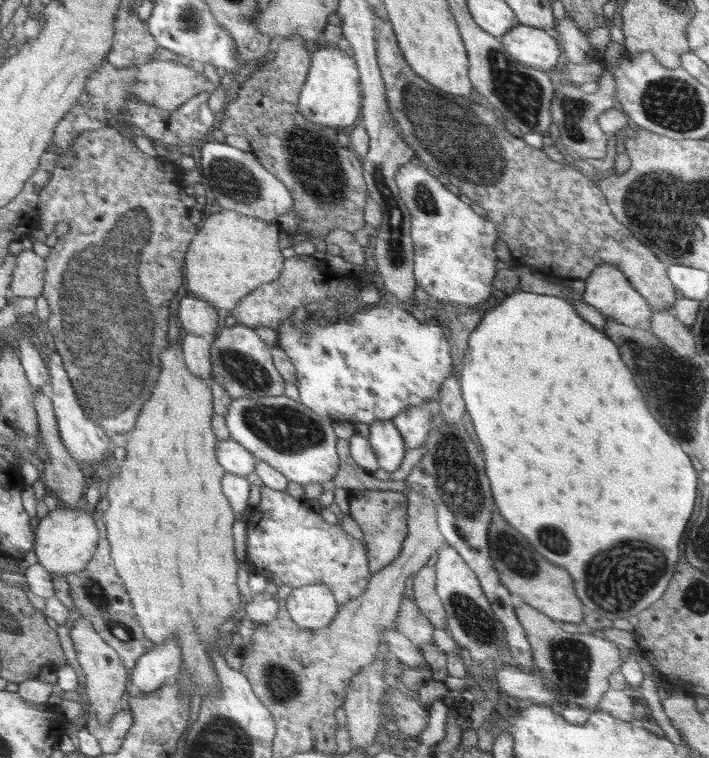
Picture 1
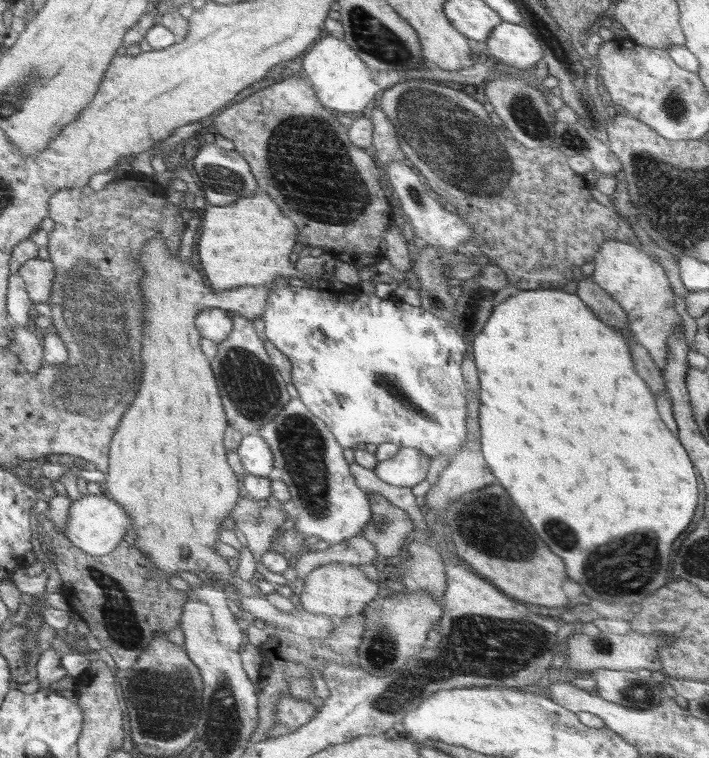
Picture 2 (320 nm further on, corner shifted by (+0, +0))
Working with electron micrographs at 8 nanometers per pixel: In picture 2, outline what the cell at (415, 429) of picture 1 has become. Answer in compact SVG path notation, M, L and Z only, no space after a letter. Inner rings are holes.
M404 448L396 456L379 463L373 468L376 476L392 486L412 488L425 480L431 458L417 448Z

